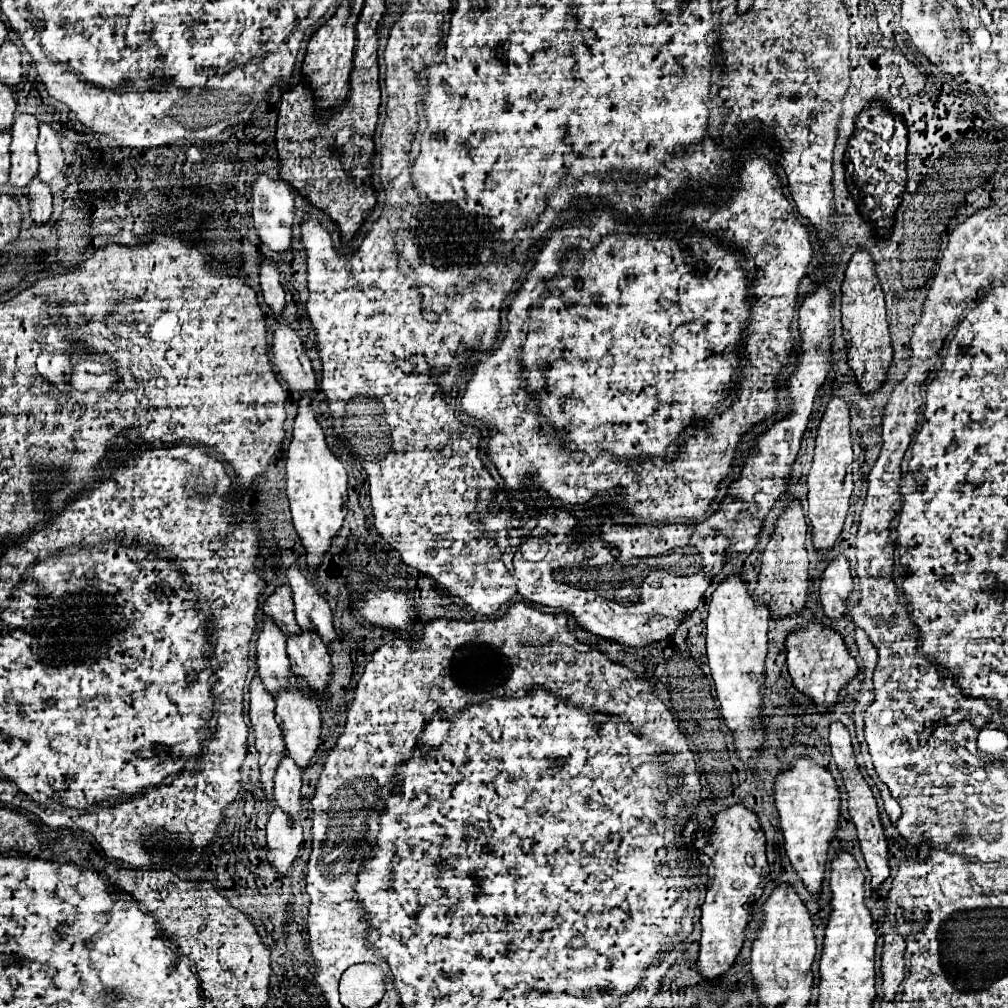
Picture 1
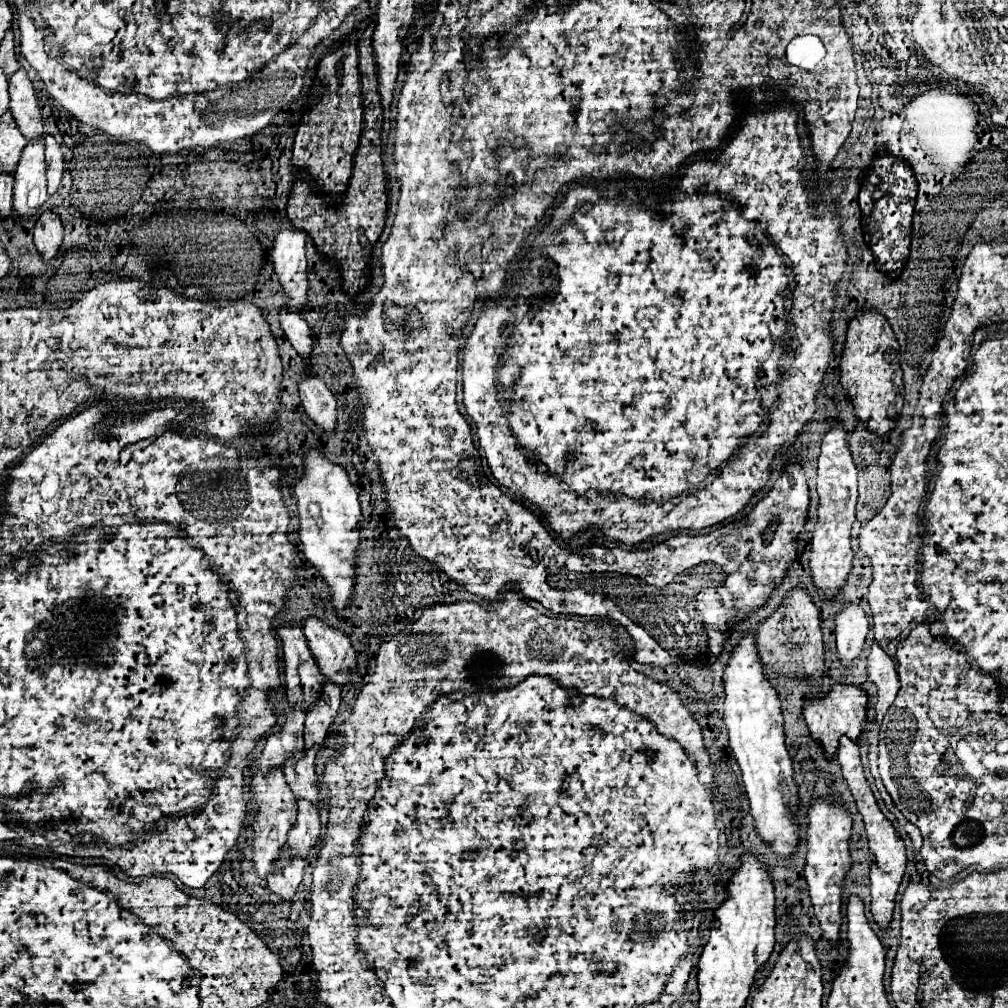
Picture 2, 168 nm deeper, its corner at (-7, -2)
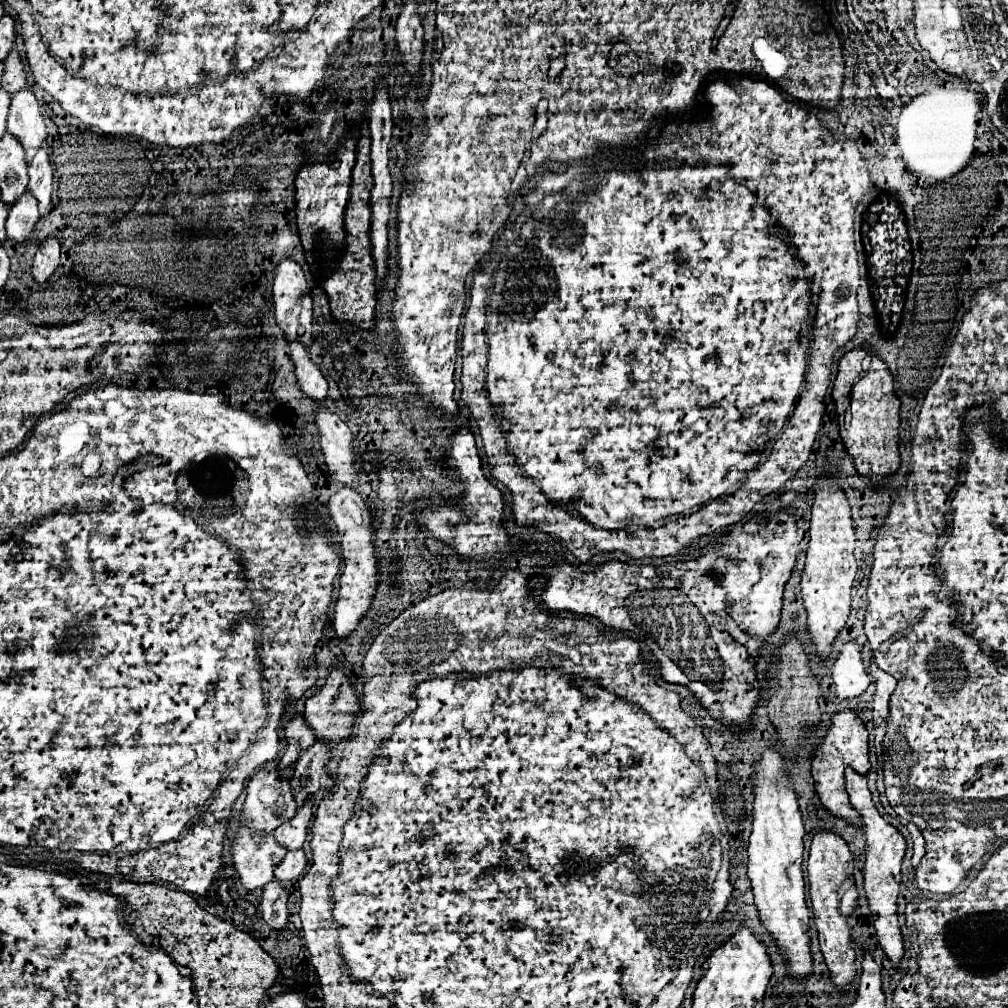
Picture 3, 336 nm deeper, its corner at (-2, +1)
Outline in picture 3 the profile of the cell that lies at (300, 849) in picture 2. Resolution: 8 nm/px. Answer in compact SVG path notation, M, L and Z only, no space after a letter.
M303 848L299 850L289 850L283 862L275 868L275 878L277 880L295 880L303 874L307 868L307 854Z

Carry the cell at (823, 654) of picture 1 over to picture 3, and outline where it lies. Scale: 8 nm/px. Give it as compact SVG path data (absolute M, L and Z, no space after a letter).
M851 708L839 710L833 714L831 724L829 724L825 736L821 738L821 744L815 748L815 754L811 758L811 768L813 768L811 772L815 778L815 790L821 798L821 802L825 804L825 808L831 810L833 816L845 818L851 824L861 824L859 816L851 808L849 796L845 792L845 776L843 776L845 766L851 766L859 774L867 774L871 768L869 758L867 758L867 730L865 730L861 718L857 716L857 712Z

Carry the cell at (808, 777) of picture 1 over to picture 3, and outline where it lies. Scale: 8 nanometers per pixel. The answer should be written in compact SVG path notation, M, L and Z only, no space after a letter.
M821 830L813 836L809 860L807 860L807 876L809 876L809 898L813 906L815 926L819 932L819 944L825 958L825 964L831 972L837 988L847 990L855 976L855 952L849 942L849 926L847 918L853 914L857 890L853 882L853 854L847 848L847 842L829 830Z

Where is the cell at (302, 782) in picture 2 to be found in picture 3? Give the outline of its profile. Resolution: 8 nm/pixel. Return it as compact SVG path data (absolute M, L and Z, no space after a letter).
M307 796L307 798L305 798L305 804L297 810L295 818L287 820L285 824L281 824L281 826L275 830L275 838L279 840L279 844L283 844L287 850L291 850L291 848L301 848L301 846L303 846L309 825L314 817L311 810L313 810L313 798Z

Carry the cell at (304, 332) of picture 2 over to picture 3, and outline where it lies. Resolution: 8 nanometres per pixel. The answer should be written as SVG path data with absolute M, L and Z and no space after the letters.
M287 342L287 344L289 344L289 356L295 364L295 374L297 374L301 390L313 400L325 398L327 396L327 380L323 378L321 370L311 362L307 346L303 346L299 342Z

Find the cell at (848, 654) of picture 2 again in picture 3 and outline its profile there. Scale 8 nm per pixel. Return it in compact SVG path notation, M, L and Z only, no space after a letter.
M847 640L843 644L839 658L833 664L833 682L839 700L861 696L869 686L871 676L865 672L861 650L855 640Z

